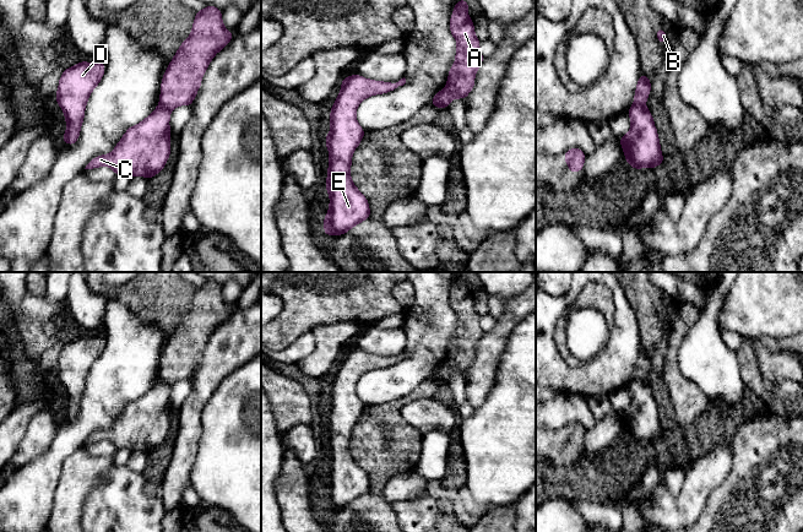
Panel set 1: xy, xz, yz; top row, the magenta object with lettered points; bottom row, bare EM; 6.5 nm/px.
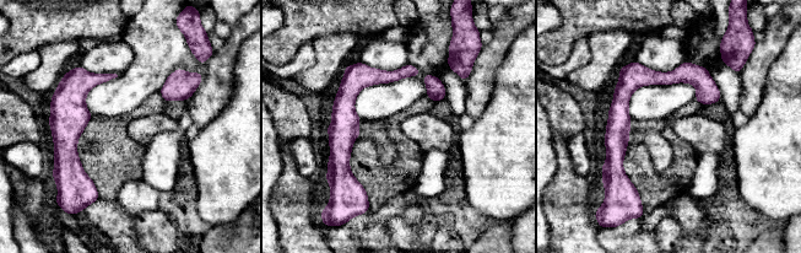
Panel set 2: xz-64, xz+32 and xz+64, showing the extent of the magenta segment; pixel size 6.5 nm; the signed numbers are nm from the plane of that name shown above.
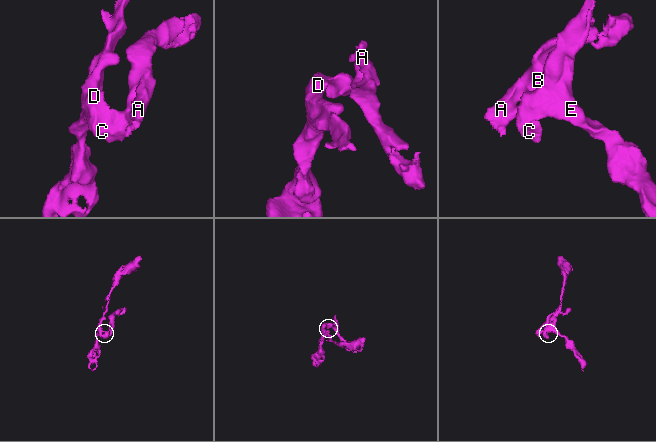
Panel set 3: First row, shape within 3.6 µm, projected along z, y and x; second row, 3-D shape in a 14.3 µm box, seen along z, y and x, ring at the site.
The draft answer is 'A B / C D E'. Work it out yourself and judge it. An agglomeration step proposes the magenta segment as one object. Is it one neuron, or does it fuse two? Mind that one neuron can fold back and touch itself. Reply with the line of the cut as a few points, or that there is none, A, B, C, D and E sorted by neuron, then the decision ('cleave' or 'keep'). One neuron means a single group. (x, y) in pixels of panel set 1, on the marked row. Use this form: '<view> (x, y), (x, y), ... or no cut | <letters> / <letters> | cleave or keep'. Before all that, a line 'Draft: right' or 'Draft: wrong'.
Draft: right
xz (439, 92), (439, 104), (441, 107) | A B / C D E | cleave

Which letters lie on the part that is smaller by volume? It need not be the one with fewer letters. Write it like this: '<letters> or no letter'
A, B

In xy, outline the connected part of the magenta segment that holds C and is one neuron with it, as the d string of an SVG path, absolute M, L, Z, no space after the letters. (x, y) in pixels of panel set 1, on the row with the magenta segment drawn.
M158 105L145 120L126 130L109 154L88 162L85 169L107 165L116 175L147 179L163 170L170 153L170 110Z

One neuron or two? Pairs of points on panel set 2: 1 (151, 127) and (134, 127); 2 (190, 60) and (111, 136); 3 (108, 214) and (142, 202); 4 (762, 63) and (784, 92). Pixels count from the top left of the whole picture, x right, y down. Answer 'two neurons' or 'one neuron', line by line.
1: one neuron
2: two neurons
3: two neurons
4: two neurons

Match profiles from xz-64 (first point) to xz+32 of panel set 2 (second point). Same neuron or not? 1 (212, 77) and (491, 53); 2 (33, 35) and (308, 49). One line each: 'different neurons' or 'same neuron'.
1: same neuron
2: different neurons

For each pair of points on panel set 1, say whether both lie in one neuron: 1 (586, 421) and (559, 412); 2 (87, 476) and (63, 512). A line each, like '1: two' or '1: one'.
1: one
2: one

